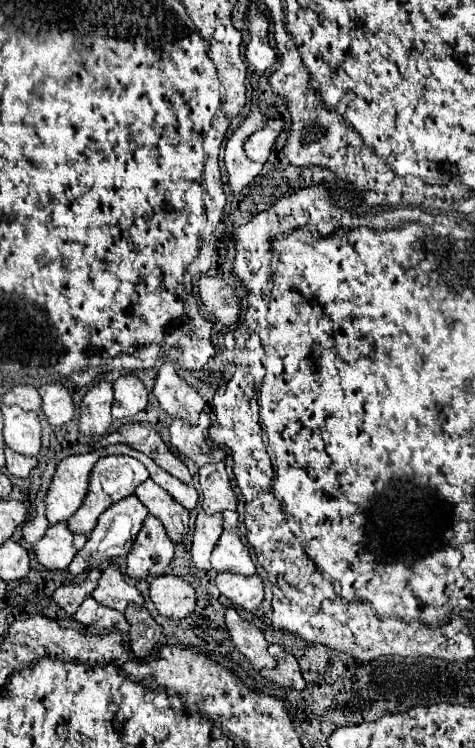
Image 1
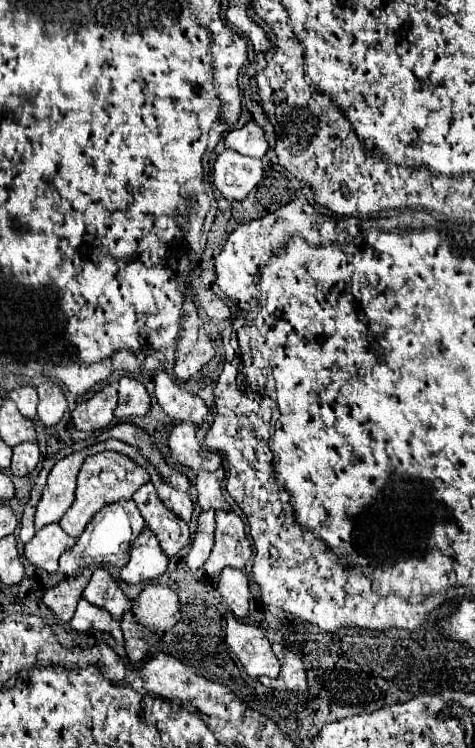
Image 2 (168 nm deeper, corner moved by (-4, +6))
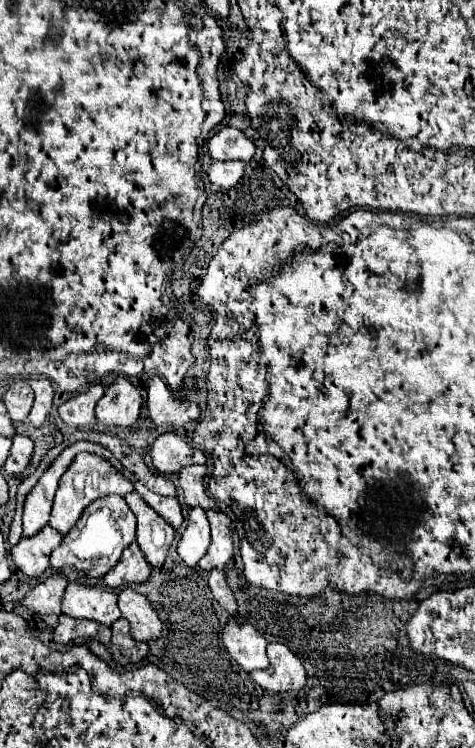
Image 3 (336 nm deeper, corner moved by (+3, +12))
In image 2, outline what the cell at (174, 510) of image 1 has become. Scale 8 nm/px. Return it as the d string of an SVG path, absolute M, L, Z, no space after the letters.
M151 482L133 494L133 502L137 504L147 528L157 536L165 556L171 558L189 544L189 526L163 506Z

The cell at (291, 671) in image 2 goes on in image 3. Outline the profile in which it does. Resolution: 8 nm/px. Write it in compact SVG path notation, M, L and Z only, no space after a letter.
M278 642L268 644L270 666L266 670L254 670L250 676L258 686L268 692L302 690L306 684L306 670L294 652Z

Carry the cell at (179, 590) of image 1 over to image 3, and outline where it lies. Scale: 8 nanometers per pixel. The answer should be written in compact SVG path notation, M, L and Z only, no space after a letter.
M124 588L118 594L118 608L122 616L130 622L130 634L138 642L148 642L150 638L156 638L164 628L150 598L132 588Z

